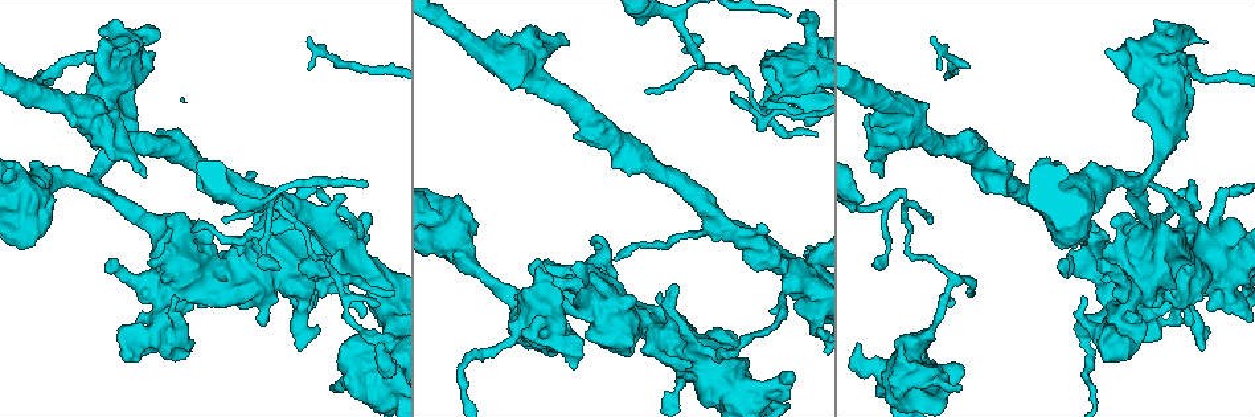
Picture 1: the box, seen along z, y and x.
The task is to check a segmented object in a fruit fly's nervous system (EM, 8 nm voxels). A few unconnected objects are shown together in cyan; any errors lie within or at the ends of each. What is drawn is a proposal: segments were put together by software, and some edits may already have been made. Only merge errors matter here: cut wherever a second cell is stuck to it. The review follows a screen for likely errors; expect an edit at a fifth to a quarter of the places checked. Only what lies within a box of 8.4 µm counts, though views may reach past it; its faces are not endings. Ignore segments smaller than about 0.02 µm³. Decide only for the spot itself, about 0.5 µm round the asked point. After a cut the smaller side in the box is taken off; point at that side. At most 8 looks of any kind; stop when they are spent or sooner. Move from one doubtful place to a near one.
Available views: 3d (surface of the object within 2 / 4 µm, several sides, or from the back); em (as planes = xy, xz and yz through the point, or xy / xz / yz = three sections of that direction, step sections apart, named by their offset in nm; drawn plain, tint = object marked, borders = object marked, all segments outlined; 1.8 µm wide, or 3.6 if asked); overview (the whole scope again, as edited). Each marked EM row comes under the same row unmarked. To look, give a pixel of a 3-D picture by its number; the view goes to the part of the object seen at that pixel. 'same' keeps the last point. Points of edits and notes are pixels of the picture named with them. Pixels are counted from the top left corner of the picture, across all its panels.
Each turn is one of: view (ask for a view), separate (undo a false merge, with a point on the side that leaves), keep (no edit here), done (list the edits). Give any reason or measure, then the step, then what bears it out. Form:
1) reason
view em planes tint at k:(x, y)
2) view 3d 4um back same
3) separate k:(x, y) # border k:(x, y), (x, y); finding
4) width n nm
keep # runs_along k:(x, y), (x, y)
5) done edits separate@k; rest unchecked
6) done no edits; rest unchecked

looks like a crossing
view 3d 4um back at 1:(1165, 98)

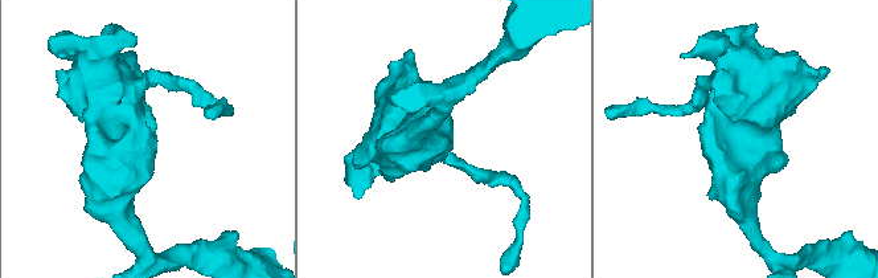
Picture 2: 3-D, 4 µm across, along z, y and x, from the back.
view em yz step 4 tint at 2:(737, 139)

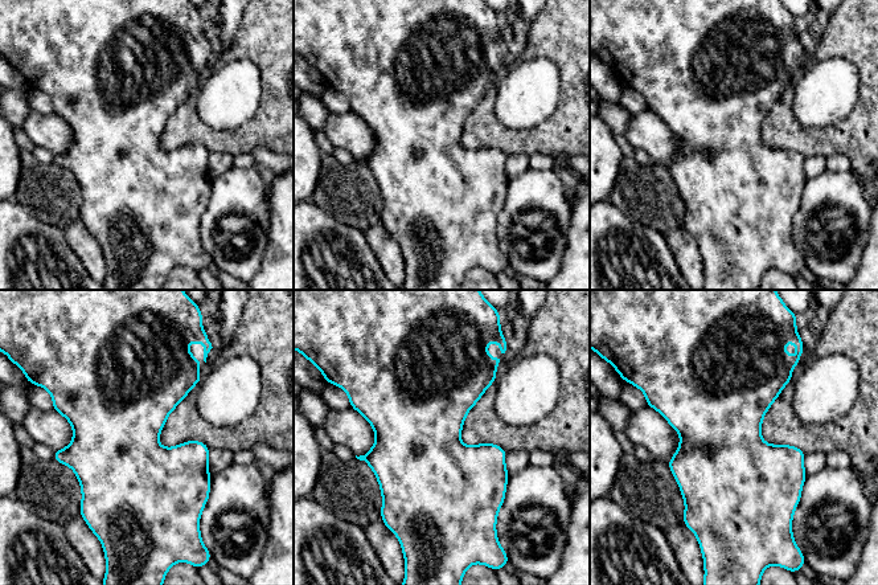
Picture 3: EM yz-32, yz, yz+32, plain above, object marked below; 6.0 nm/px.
view em planes tint same

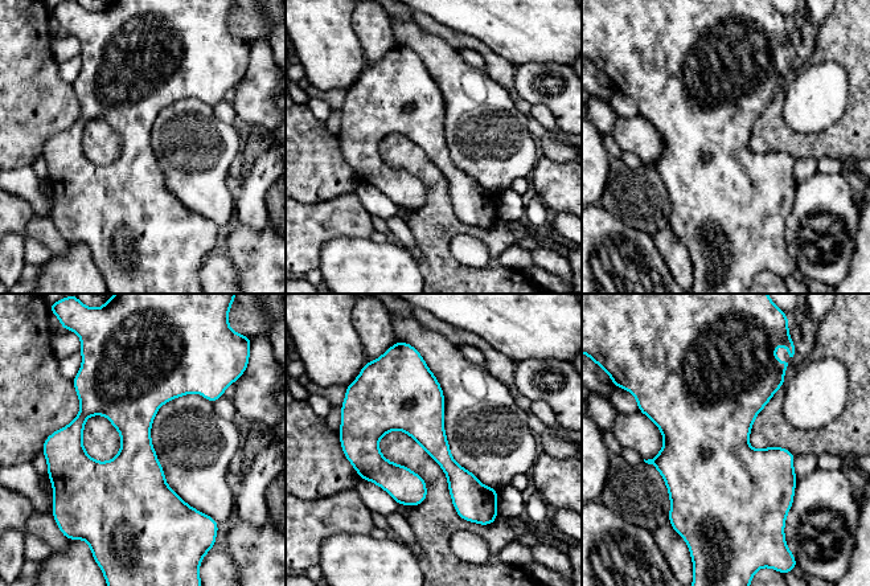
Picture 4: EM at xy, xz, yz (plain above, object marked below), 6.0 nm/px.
width 260 nm
keep # one cell here

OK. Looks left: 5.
thick turns thin
view em 3.6um yz step 8 tint at 1:(1219, 280)

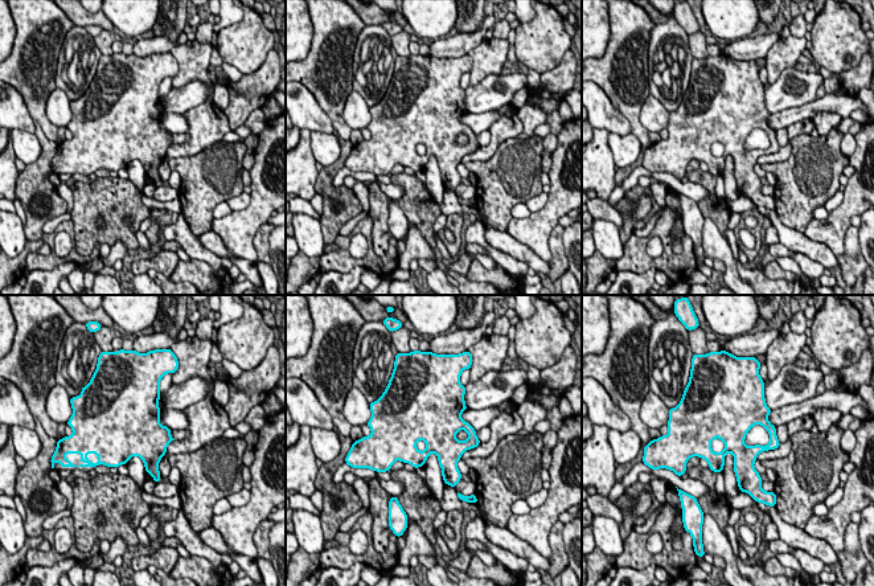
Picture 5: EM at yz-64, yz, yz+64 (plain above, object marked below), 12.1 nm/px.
cut it another way
view em 3.6um planes borders same

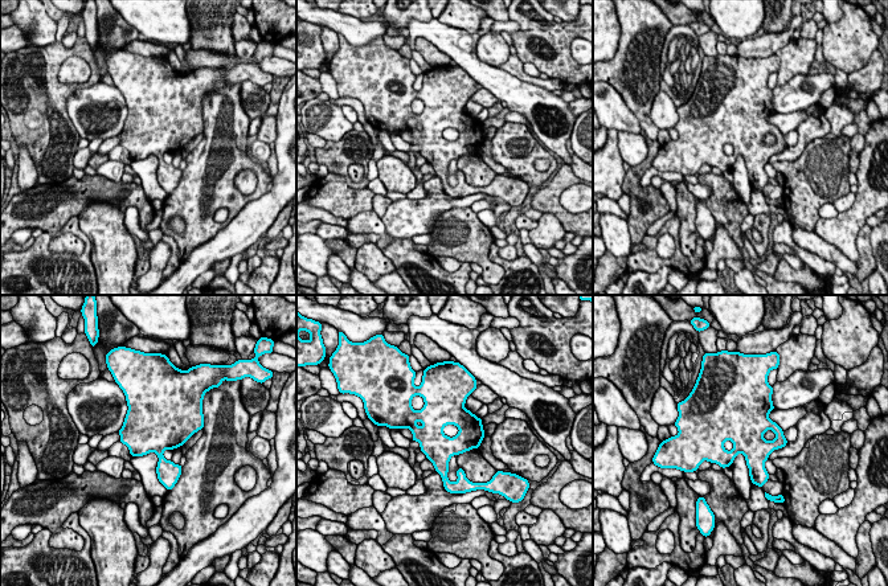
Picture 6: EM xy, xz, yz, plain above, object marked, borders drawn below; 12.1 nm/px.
width 360 nm
keep # continuous, no second cell

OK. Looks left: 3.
thick turns thin
view em yz step 4 tint at 1:(787, 283)

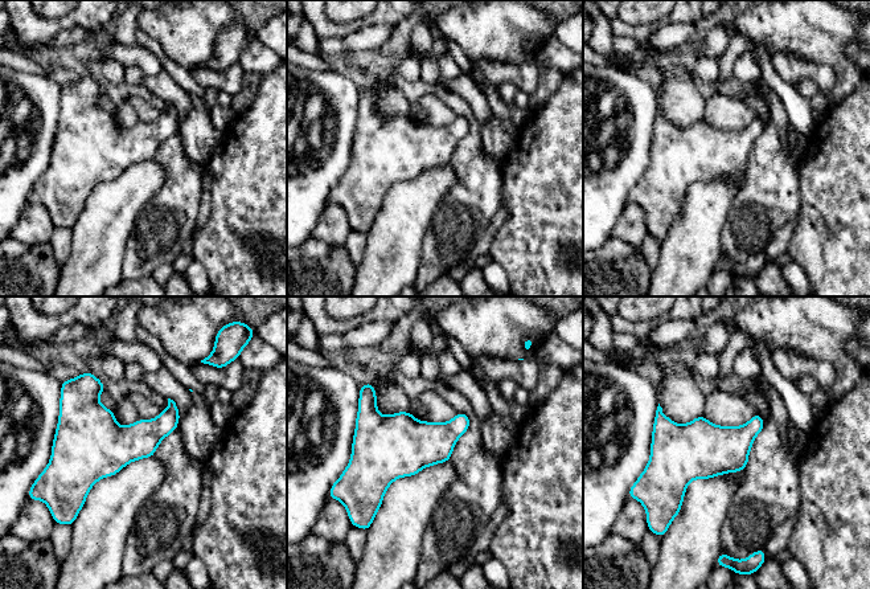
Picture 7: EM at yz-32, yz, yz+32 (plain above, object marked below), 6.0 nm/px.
keep # one cell here

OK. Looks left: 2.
done no edits; rest unchecked

